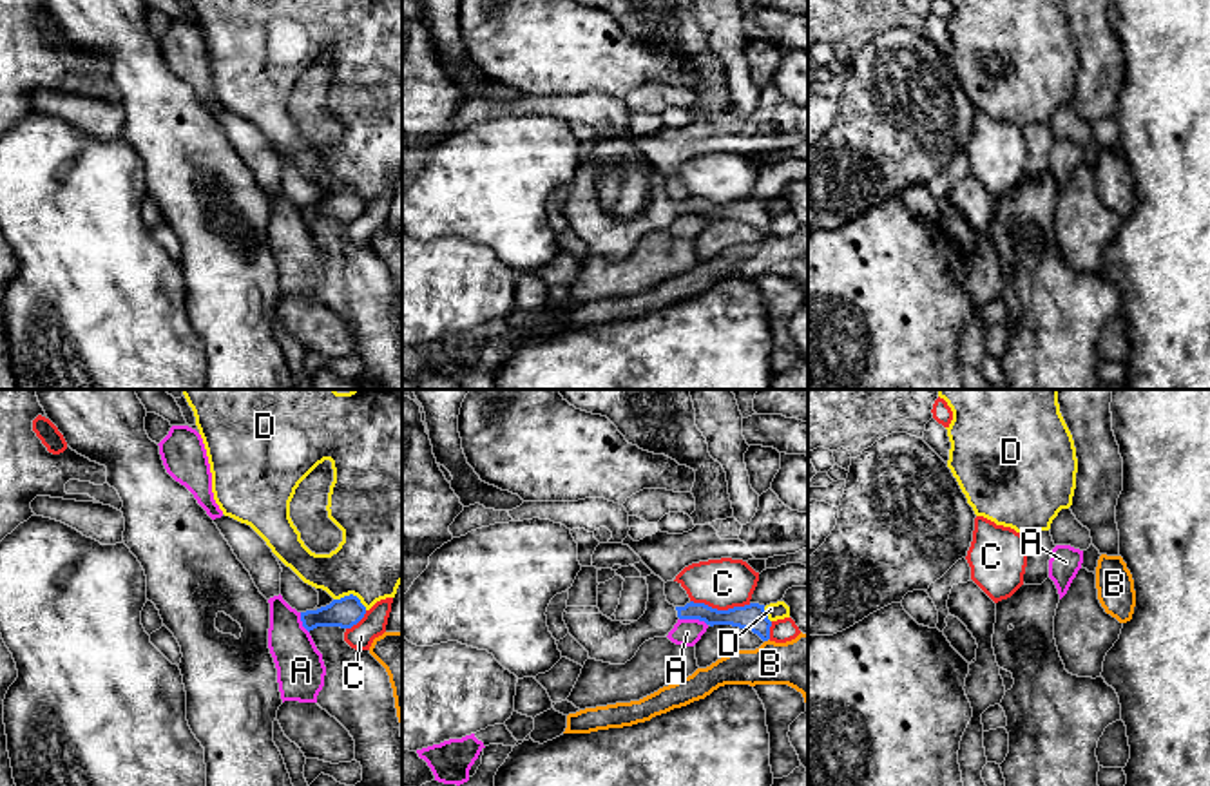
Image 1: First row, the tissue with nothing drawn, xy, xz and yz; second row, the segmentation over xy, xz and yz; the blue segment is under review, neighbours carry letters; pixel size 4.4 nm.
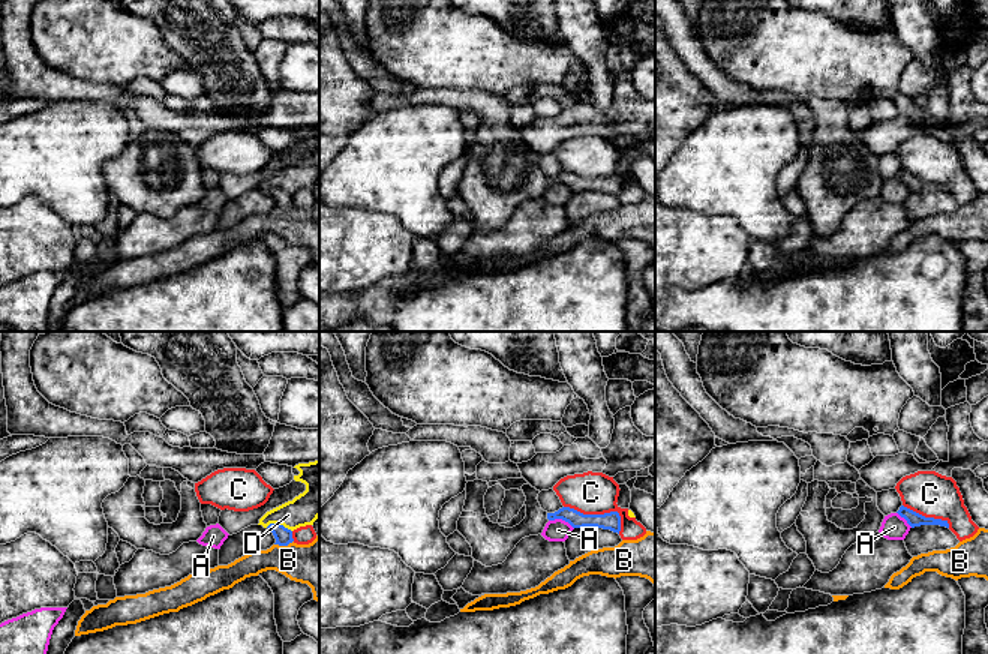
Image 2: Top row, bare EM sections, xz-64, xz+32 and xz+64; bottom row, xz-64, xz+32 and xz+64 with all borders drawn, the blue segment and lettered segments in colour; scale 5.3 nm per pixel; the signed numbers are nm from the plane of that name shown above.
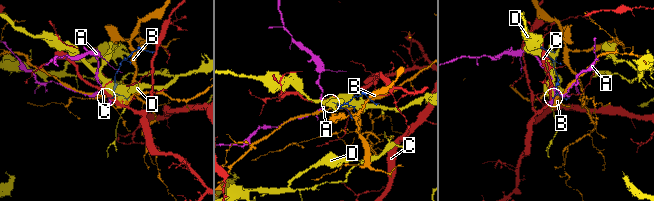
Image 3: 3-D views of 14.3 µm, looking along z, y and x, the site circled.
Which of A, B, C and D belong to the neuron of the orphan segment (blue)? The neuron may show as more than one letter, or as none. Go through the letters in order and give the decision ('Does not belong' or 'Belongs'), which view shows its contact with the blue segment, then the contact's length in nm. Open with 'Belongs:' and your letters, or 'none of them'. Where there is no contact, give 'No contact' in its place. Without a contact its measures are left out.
Belongs: none of them
A: Does not belong. Touches blue in xz. Shared border 130 nm
B: Does not belong. Touches blue in xz. Shared border 30 nm
C: Does not belong. Touches blue in xz. Shared border 280 nm
D: Does not belong. Touches blue in xy. Shared border 160 nm

